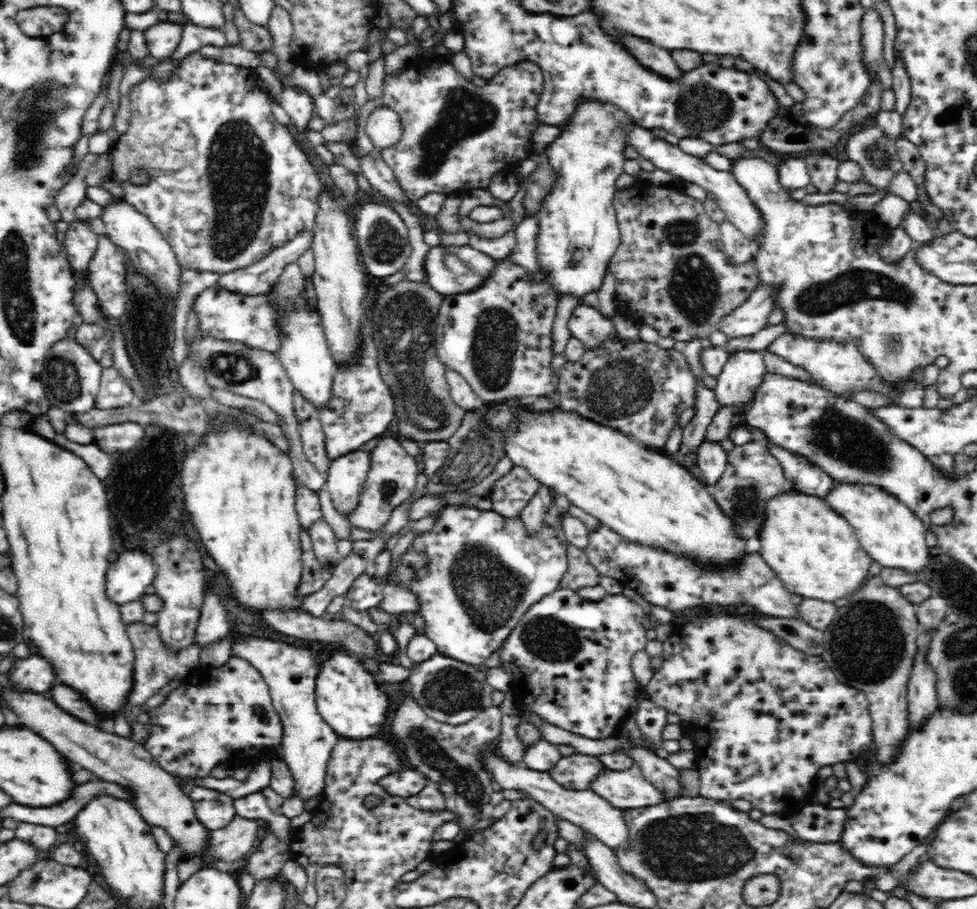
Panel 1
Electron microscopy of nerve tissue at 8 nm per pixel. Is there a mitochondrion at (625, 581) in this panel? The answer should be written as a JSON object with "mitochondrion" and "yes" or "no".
{"mitochondrion":"no"}

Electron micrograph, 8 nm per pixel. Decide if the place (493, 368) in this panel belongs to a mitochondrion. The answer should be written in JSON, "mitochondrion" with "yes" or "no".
{"mitochondrion":"yes"}

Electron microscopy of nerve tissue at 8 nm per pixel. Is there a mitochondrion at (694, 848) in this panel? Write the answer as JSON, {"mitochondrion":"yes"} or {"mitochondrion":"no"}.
{"mitochondrion":"yes"}

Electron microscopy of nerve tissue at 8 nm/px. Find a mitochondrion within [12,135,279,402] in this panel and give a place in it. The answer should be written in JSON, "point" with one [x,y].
{"point":[235,368]}

